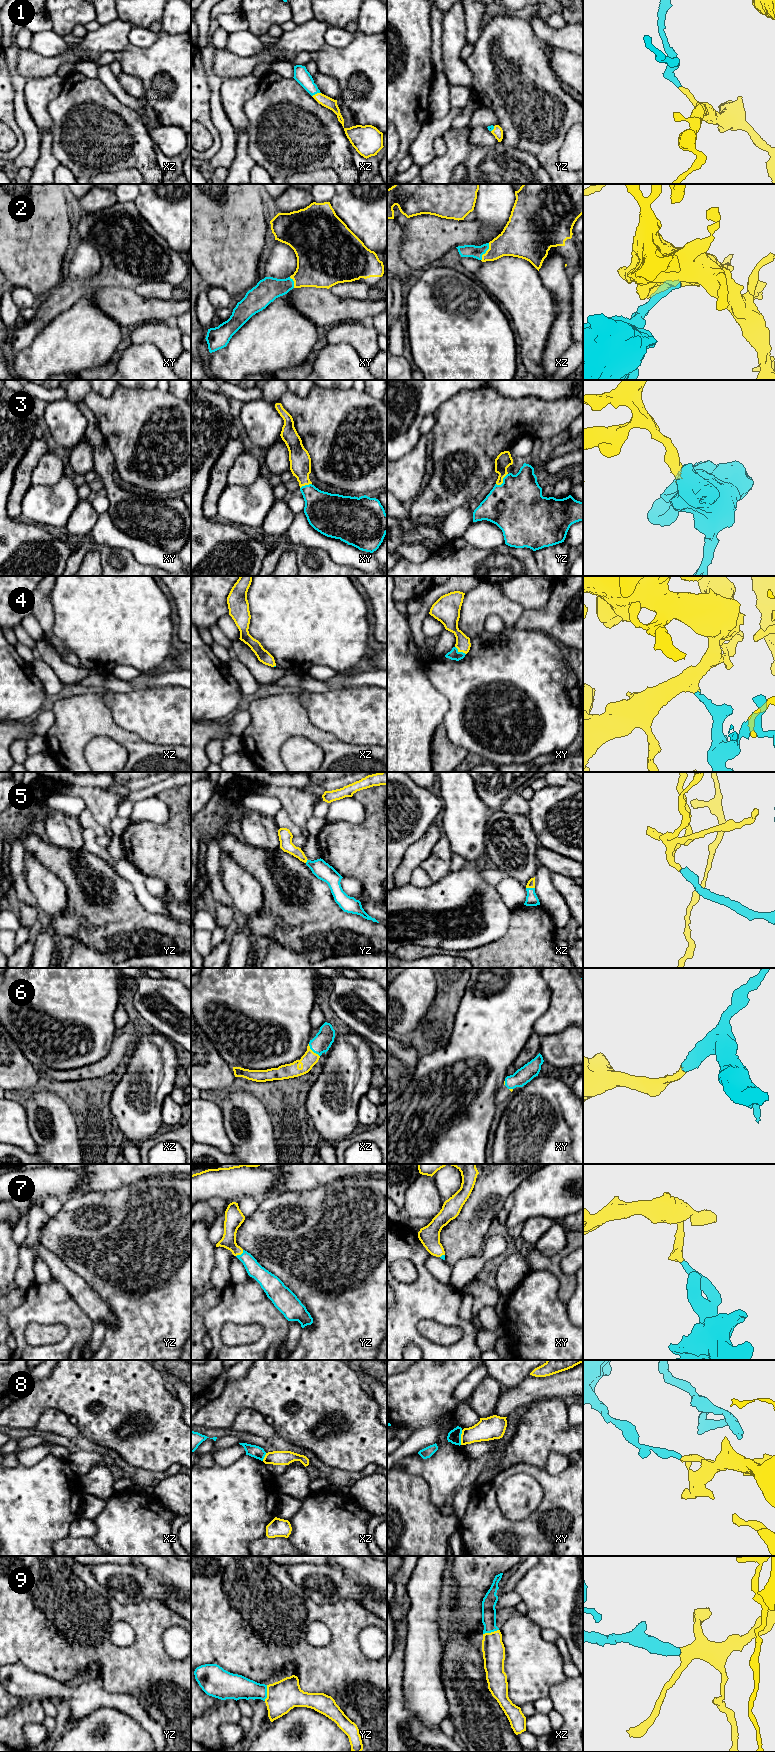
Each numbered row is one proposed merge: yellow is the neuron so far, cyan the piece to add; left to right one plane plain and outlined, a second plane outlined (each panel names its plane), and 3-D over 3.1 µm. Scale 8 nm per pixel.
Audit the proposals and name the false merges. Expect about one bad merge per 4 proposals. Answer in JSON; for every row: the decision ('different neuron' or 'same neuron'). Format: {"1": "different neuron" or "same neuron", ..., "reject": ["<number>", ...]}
{"1": "same neuron", "2": "same neuron", "3": "same neuron", "4": "same neuron", "5": "same neuron", "6": "same neuron", "7": "same neuron", "8": "different neuron", "9": "same neuron", "reject": ["8"]}

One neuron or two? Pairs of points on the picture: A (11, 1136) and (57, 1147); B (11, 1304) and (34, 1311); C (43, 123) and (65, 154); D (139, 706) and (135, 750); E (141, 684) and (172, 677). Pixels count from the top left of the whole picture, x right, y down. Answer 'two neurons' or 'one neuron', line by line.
A: two neurons
B: two neurons
C: two neurons
D: two neurons
E: one neuron

